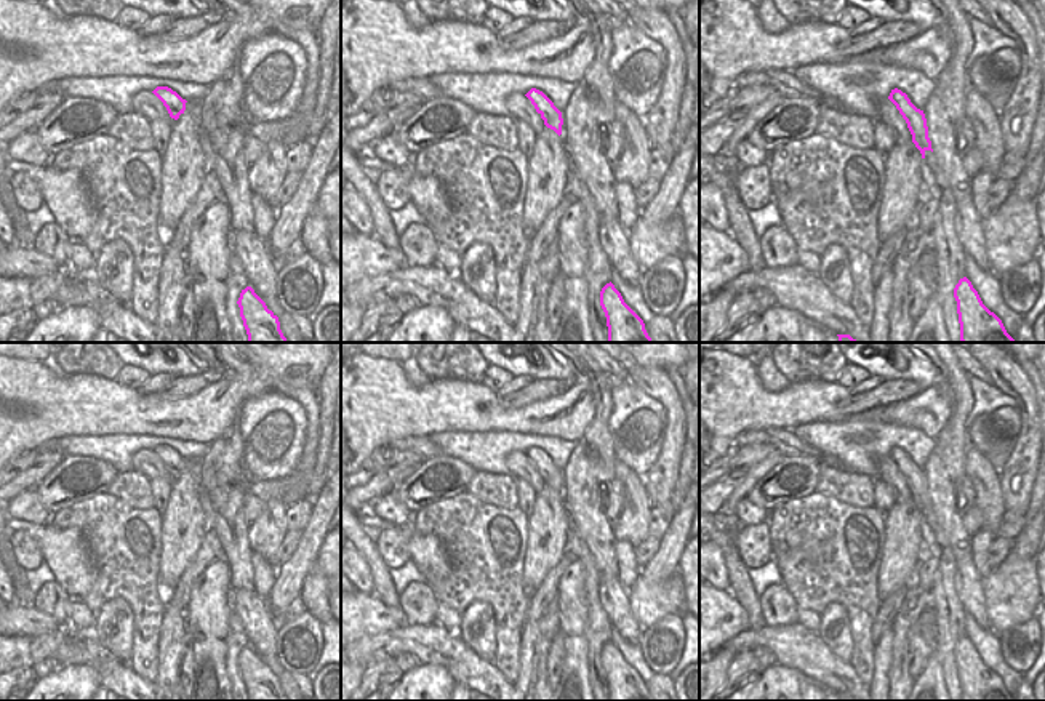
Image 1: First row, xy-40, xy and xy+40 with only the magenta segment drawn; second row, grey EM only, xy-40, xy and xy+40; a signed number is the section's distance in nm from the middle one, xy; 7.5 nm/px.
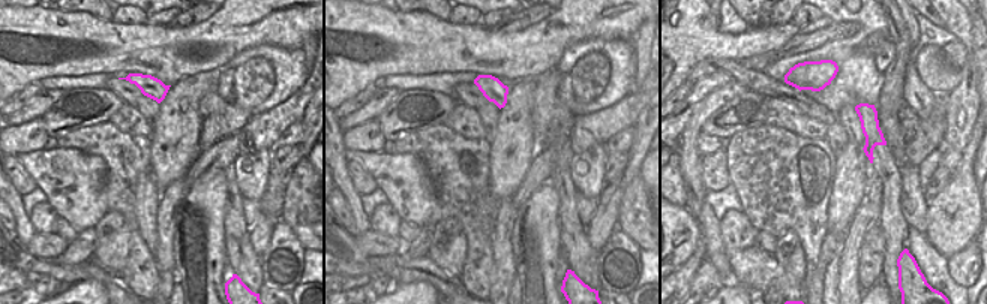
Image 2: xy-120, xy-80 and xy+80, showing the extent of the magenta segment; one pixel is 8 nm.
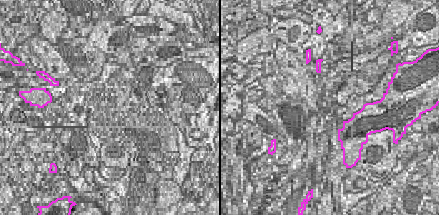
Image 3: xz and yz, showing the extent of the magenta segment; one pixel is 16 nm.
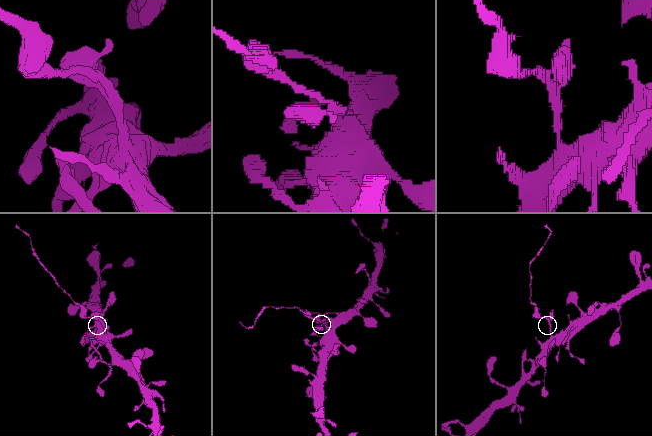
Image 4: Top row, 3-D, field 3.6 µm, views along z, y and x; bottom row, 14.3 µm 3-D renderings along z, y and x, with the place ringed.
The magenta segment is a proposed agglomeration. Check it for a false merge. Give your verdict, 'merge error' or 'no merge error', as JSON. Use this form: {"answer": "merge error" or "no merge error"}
{"answer": "merge error"}

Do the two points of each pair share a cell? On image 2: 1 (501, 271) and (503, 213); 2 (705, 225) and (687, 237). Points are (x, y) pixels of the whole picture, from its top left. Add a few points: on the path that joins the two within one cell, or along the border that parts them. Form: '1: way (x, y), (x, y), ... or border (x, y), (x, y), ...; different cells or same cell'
1: way (501, 256), (501, 228); same cell
2: border (693, 217), (702, 238); different cells

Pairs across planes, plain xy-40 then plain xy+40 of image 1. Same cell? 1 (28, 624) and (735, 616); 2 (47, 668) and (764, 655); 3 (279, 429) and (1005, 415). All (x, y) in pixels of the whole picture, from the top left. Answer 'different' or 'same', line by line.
1: same
2: same
3: same

